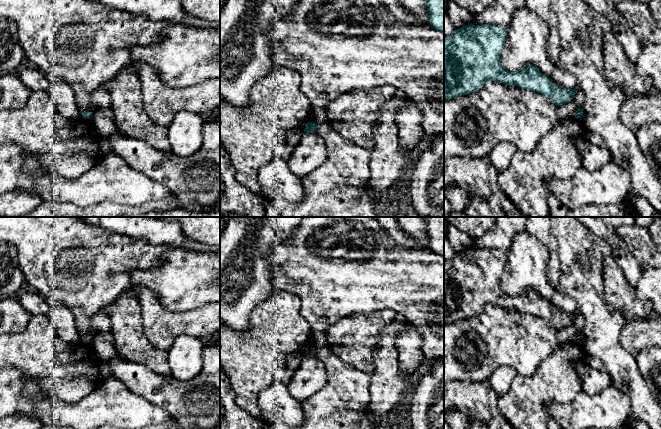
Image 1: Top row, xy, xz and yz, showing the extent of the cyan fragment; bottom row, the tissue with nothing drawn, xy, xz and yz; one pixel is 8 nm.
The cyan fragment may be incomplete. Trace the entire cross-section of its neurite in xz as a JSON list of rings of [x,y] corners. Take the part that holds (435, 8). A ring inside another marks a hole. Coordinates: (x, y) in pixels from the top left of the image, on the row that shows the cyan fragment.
[[[425,0],[429,14],[429,25],[436,31],[444,33],[444,0]]]

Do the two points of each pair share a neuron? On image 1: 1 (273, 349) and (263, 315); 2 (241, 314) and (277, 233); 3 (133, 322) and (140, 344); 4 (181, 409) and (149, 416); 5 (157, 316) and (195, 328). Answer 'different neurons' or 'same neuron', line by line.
1: same neuron
2: same neuron
3: same neuron
4: different neurons
5: same neuron

